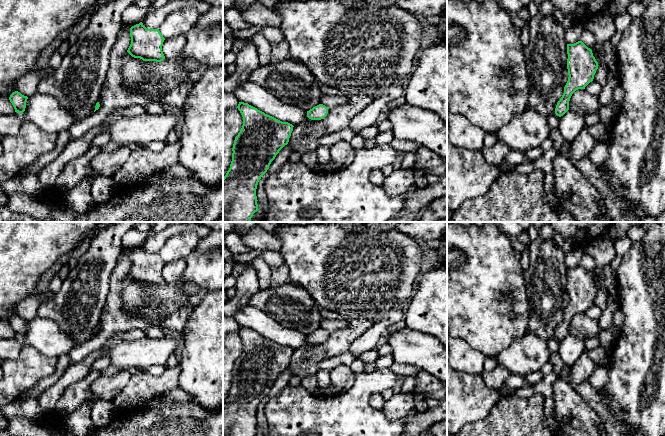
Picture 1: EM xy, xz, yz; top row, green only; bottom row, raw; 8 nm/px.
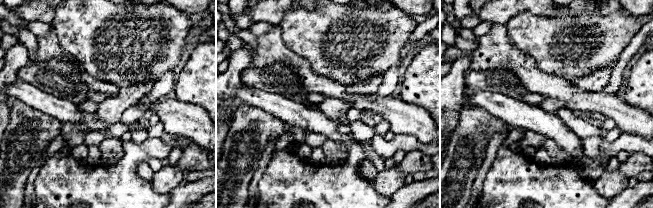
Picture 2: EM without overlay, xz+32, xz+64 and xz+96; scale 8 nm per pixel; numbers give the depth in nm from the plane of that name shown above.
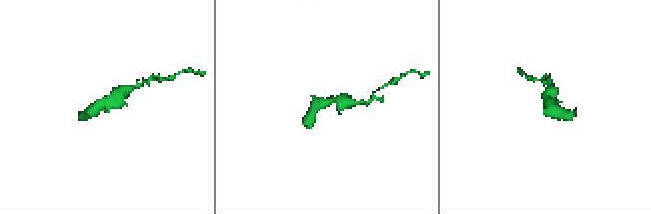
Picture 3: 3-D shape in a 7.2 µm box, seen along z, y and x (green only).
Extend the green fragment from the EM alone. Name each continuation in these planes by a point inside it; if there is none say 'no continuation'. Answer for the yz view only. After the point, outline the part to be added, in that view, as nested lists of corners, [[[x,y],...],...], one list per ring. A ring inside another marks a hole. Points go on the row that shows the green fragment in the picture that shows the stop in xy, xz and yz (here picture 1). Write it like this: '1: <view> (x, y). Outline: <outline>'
no continuation

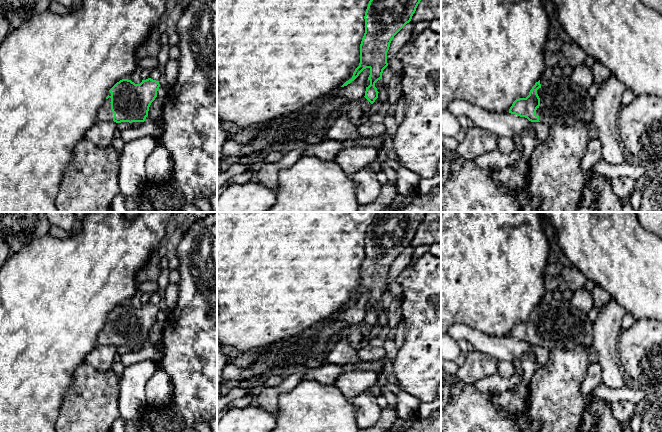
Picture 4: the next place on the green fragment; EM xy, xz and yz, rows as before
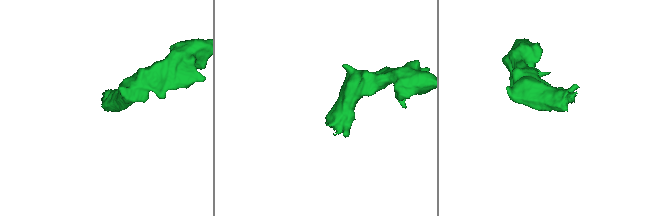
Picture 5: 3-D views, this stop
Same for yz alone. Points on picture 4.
1: yz (562, 102). Outline: [[[552,77],[540,79],[541,87],[537,90],[540,106],[536,110],[539,121],[549,127],[554,125],[571,126],[577,122],[593,124],[594,99],[589,96],[587,89],[574,84],[569,77]]]

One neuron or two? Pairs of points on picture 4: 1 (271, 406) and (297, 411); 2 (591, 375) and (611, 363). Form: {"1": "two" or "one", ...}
{"1": "two", "2": "two"}

